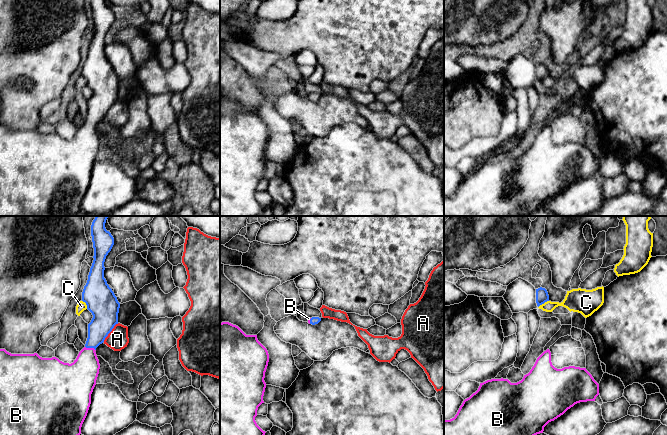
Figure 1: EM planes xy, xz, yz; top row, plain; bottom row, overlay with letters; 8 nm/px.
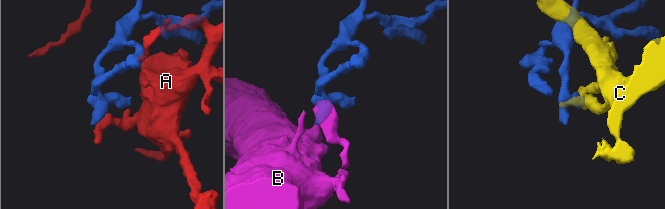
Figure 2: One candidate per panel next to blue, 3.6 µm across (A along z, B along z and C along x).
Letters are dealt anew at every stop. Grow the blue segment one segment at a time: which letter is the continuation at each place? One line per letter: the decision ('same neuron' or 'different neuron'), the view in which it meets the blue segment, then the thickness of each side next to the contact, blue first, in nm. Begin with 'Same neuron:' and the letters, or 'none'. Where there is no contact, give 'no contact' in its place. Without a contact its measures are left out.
Same neuron: B
A: different neuron; contact in xy; calibres 240 and 170 nm
B: same neuron; contact in xy; calibres 190 and 260 nm
C: different neuron; contact in yz; calibres 100 and 160 nm

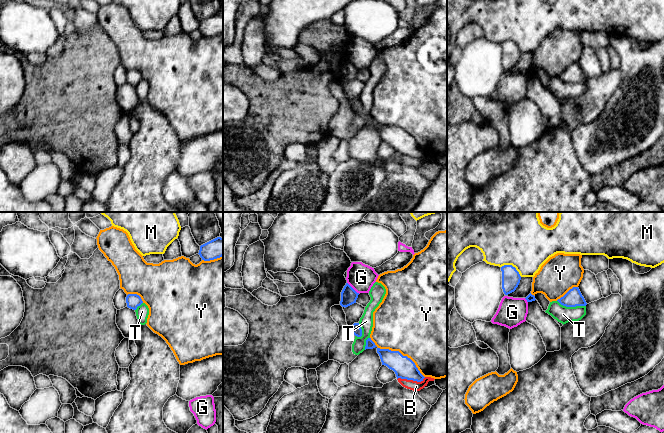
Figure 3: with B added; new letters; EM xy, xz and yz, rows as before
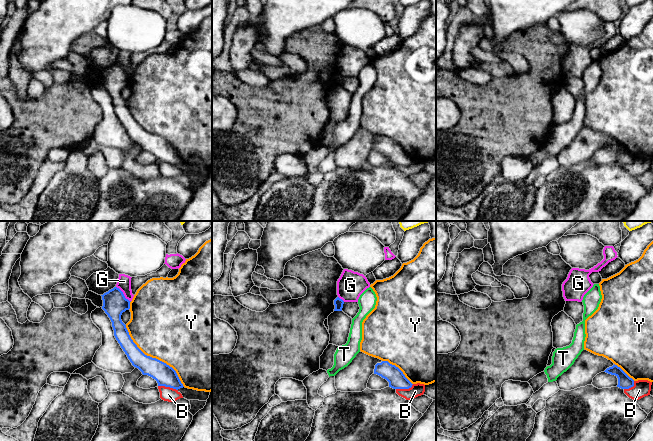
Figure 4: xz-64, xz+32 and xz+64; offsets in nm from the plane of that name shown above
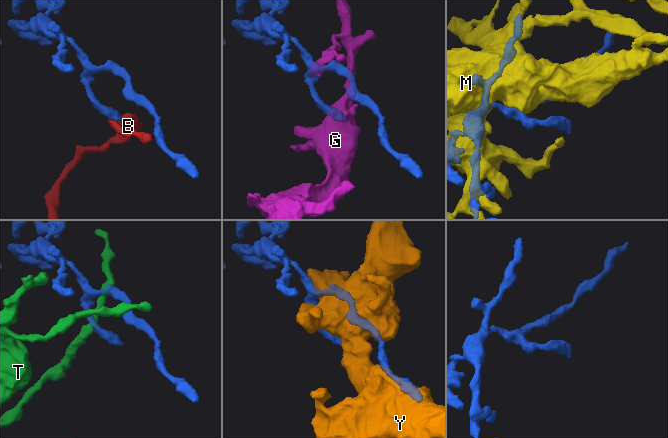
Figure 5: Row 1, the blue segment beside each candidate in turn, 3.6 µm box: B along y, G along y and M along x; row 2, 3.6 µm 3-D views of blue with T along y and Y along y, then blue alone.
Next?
Same neuron: none
B: different neuron; contact in xz; calibres 170 and 80 nm
G: different neuron; contact in xz; calibres 130 and 220 nm
M: different neuron; contact in yz; calibres 150 and 380 nm
T: different neuron; contact in yz; calibres 140 and 140 nm
Y: different neuron; contact in xz; calibres 170 and 500 nm

